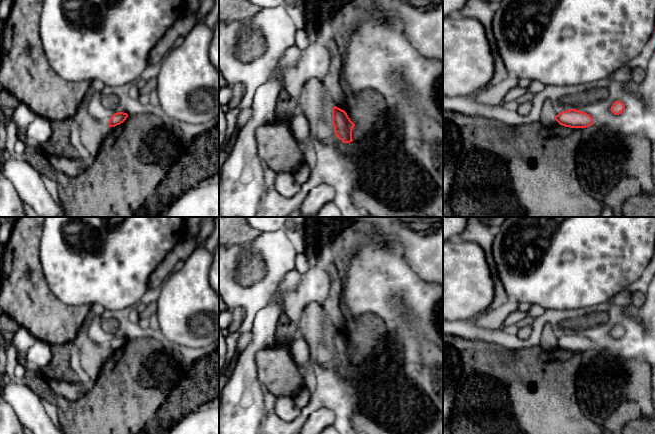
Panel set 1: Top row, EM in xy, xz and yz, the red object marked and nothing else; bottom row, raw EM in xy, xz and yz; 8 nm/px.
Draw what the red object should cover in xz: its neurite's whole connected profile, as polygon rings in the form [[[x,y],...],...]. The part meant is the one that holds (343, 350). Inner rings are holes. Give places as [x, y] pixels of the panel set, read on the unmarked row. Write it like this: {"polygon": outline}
{"polygon": [[[336,330],[332,332],[332,347],[335,359],[343,367],[350,367],[353,365],[352,354],[355,348],[350,344],[344,334]]]}

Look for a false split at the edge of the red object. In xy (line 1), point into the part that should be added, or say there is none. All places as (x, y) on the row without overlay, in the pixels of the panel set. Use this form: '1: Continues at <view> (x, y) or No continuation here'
1: No continuation here

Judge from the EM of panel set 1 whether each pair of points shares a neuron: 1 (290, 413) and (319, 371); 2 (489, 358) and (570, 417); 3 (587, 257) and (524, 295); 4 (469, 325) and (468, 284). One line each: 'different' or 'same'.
1: different
2: same
3: same
4: different

